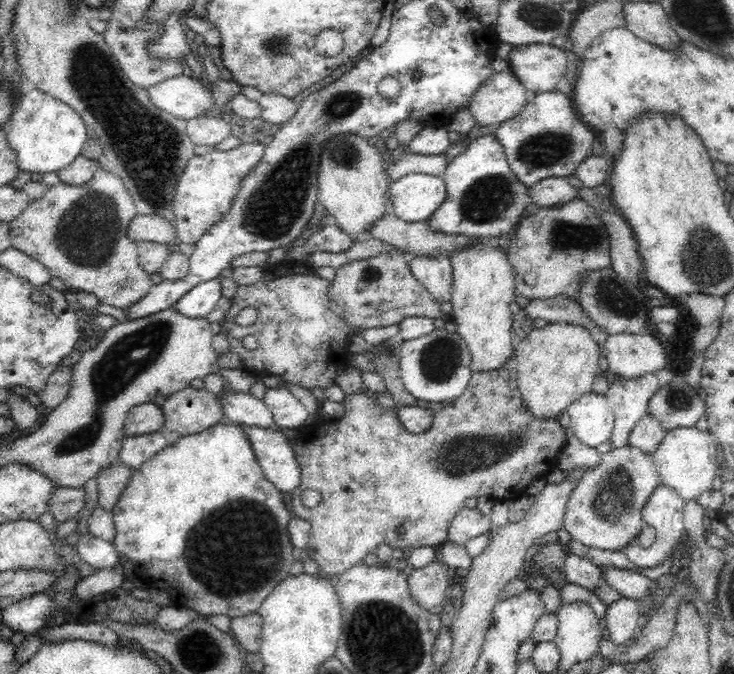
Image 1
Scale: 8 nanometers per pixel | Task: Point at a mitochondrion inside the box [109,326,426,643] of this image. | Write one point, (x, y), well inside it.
(206, 532)

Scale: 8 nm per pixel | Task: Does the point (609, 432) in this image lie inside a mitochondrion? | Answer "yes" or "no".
no

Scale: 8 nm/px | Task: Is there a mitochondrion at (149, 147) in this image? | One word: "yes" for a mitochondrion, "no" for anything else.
yes

